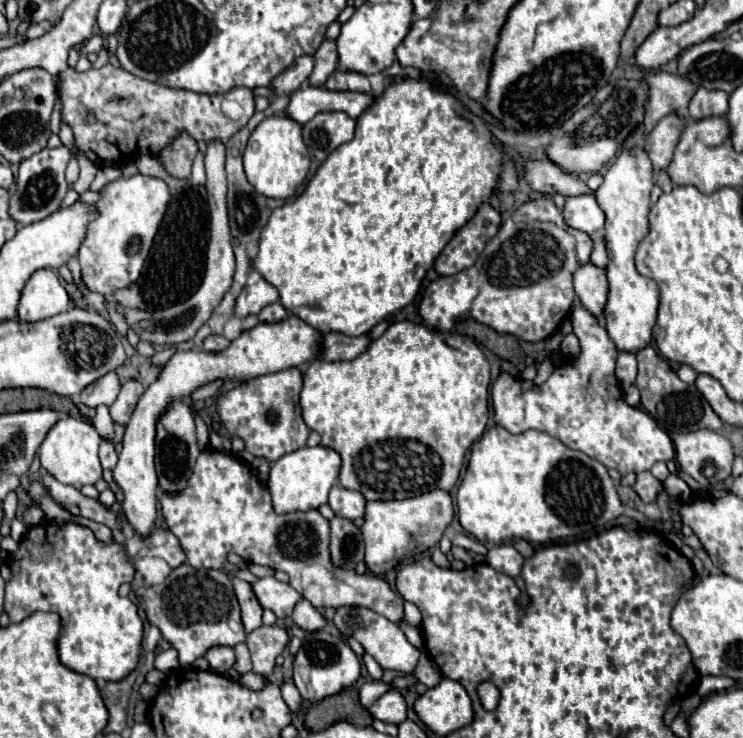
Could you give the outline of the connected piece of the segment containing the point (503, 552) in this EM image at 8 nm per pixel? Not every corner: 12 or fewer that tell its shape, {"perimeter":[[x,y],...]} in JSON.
{"perimeter":[[511,544],[493,546],[487,564],[517,580],[523,556]]}

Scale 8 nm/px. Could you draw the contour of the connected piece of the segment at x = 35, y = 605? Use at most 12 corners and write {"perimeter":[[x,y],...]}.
{"perimeter":[[79,524],[29,528],[5,612],[63,618],[67,668],[119,682],[143,620],[117,594],[123,544]]}

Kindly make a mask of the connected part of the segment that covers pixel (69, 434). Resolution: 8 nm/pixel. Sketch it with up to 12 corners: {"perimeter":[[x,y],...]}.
{"perimeter":[[63,416],[39,446],[41,466],[61,484],[101,480],[101,436]]}

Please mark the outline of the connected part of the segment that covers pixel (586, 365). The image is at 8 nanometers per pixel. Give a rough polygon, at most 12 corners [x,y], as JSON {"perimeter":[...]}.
{"perimeter":[[581,306],[581,346],[526,403],[491,386],[495,424],[547,432],[621,474],[671,460],[669,434],[629,406],[617,348]]}

